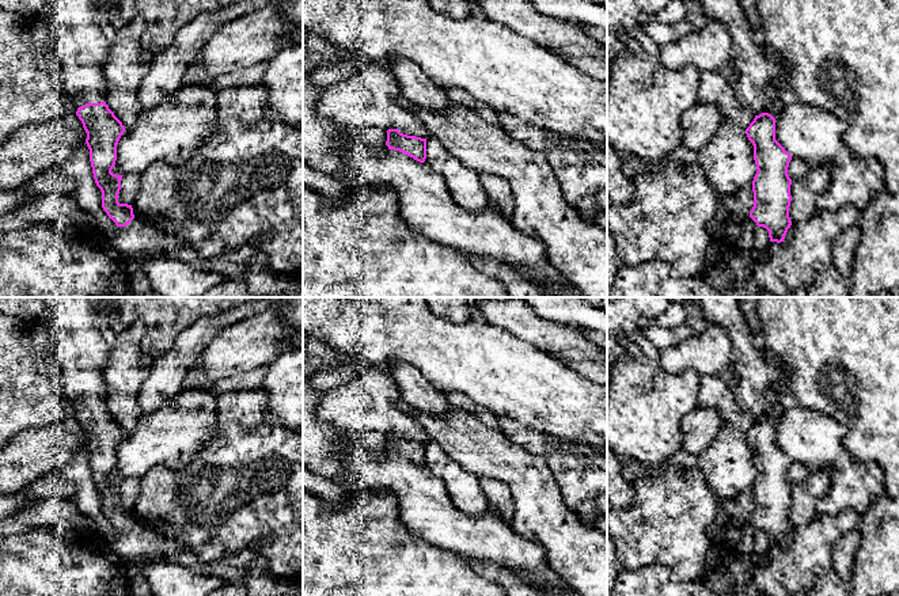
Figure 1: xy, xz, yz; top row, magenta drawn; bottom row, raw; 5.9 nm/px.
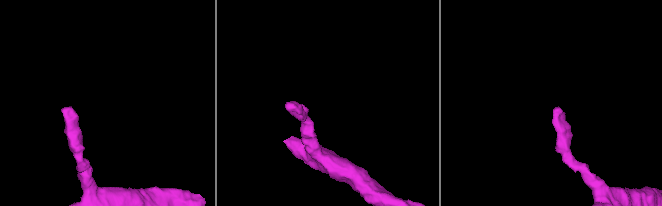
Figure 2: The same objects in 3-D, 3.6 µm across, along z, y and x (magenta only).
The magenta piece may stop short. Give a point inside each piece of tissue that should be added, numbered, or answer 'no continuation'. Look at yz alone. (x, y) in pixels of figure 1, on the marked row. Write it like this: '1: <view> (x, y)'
1: yz (776, 98)

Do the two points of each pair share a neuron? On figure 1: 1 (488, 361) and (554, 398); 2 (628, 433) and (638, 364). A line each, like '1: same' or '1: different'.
1: same
2: same

